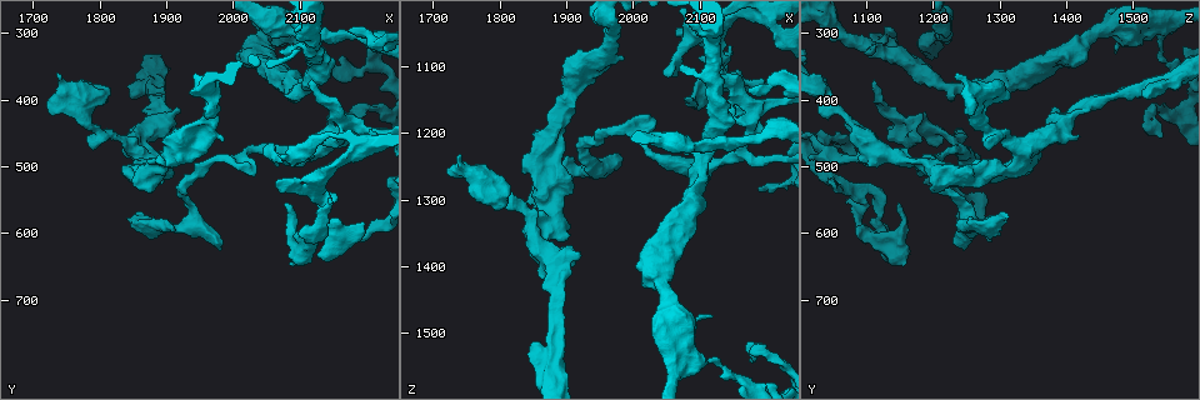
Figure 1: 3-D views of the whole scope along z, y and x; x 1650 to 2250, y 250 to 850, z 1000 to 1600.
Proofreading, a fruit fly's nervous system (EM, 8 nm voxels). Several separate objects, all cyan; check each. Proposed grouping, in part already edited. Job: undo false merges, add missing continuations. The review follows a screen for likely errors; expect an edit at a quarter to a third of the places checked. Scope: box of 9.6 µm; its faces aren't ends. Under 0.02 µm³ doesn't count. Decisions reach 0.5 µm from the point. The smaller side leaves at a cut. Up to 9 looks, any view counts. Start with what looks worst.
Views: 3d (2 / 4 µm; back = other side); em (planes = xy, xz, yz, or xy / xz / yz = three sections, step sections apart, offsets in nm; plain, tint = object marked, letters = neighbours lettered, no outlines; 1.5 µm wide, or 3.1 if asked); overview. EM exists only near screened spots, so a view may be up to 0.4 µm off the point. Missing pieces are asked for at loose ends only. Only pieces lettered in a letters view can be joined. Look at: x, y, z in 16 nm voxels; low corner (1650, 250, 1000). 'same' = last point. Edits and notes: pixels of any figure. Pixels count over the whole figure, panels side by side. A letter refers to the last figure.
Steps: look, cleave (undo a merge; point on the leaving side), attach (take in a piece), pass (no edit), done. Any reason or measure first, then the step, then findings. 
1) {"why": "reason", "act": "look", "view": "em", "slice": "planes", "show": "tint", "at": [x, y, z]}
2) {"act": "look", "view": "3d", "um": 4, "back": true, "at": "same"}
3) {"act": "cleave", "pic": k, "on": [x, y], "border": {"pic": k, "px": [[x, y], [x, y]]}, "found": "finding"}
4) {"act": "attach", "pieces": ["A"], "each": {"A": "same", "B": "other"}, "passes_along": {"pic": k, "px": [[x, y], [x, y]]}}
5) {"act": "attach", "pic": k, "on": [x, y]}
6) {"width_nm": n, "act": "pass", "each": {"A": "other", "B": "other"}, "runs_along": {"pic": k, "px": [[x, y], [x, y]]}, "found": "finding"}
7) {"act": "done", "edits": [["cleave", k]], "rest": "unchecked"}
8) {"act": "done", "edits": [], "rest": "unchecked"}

{"why": "thin end", "act": "look", "view": "3d", "um": 4, "at": [2115, 325, 1475]}

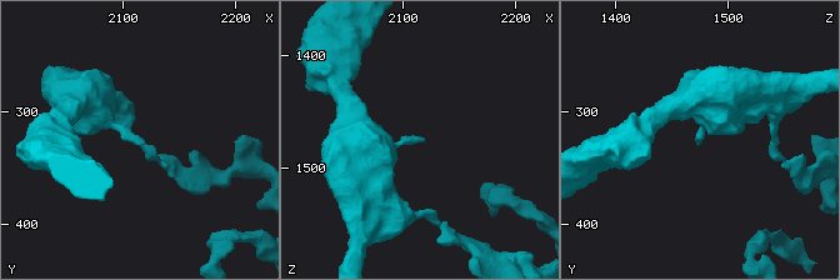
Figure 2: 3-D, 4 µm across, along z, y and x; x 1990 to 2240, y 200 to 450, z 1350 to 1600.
{"act": "look", "view": "em", "slice": "planes", "show": "letters", "at": [2120, 326, 1476]}

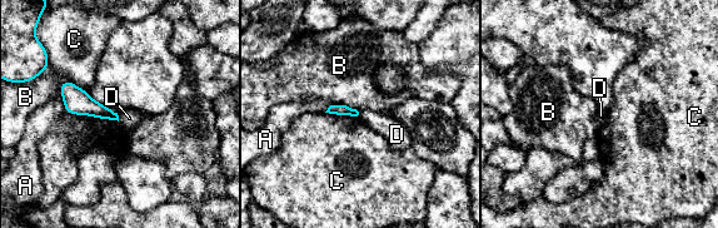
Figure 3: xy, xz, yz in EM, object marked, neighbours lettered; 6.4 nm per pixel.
{"longest_contact_nm": ["C", 360], "act": "pass", "each": {"A": "other", "B": "other", "C": "other", "D": "other"}, "border": {"pic": 3, "px": [[116, 113], [119, 120]]}, "found": "no lettered piece goes on from it"}

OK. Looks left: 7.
{"why": "free end", "act": "look", "view": "em", "slice": "xy", "step": 8, "show": "tint", "at": [2175, 450, 1540]}

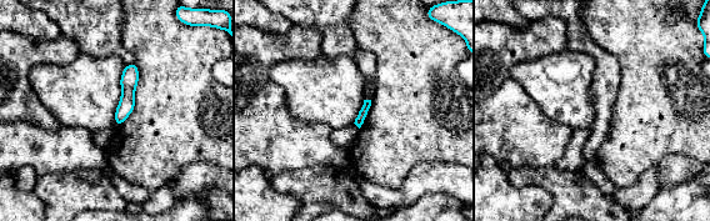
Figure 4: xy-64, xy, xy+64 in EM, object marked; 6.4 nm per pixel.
{"why": "another direction", "act": "look", "view": "em", "slice": "planes", "show": "letters", "at": "same"}

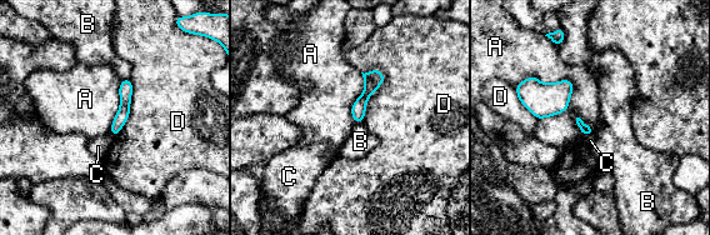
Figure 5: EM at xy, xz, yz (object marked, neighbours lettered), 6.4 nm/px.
{"act": "pass", "each": {"A": "other", "B": "other", "C": "other", "D": "other"}, "found": "none of them fits"}

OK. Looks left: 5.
{"why": "a narrow waist", "act": "look", "view": "em", "slice": "planes", "show": "letters", "at": [2125, 540, 1085]}

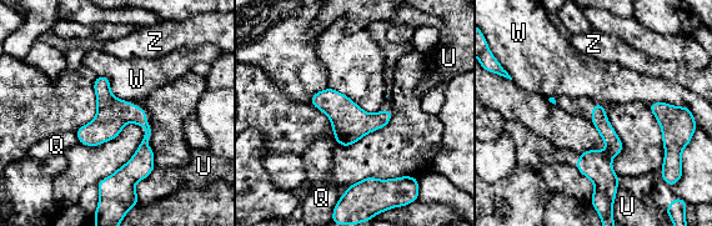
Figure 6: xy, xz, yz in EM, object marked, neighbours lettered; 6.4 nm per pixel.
{"width_nm": 220, "act": "pass", "each": {"Q": "other", "U": "other", "W": "other", "Z": "other"}, "runs_along": {"pic": 6, "px": [[99, 79], [148, 127], [143, 156], [106, 187]]}, "found": "all the same cell"}

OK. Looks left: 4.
{"why": "branch stops here", "act": "look", "view": "em", "slice": "planes", "show": "letters", "at": [1910, 590, 1235]}

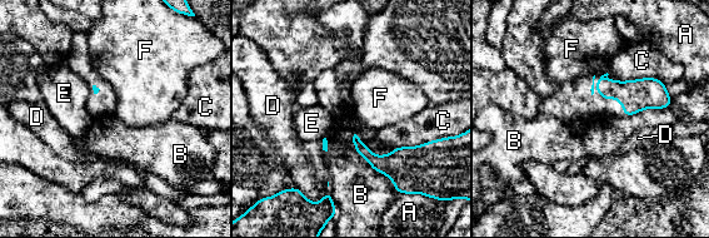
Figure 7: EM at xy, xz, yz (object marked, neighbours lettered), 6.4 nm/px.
{"act": "pass", "each": {"A": "other", "B": "other", "C": "other", "D": "other", "E": "other", "F": "other"}, "found": "no lettered piece goes on from it"}

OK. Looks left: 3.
{"act": "done", "edits": [], "rest": "unchecked"}

